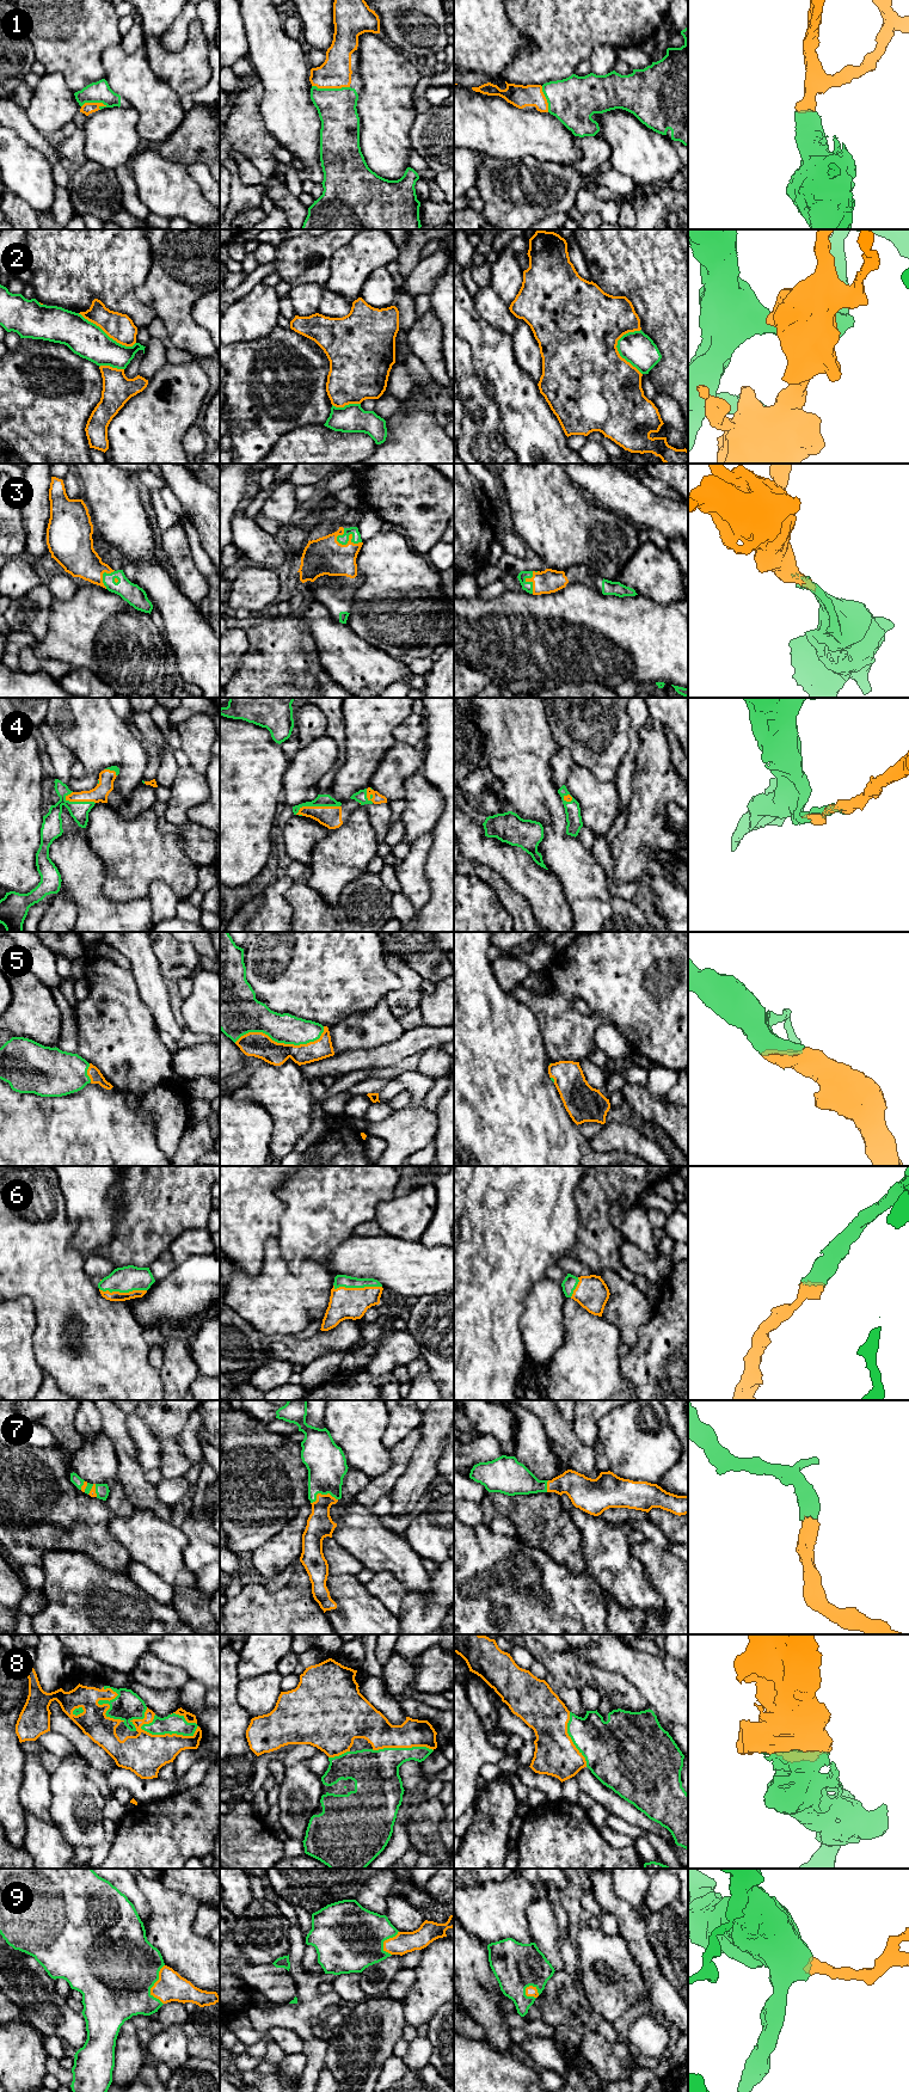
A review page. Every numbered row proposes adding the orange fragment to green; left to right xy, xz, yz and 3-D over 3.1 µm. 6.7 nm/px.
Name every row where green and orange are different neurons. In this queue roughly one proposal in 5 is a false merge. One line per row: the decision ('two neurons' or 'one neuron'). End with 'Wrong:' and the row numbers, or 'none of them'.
1: one neuron
2: two neurons
3: one neuron
4: one neuron
5: one neuron
6: one neuron
7: one neuron
8: one neuron
9: one neuron
Wrong: 2

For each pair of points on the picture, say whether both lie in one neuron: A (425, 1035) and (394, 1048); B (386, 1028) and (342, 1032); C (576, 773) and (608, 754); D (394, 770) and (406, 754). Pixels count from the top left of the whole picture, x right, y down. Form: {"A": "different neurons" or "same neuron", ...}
{"A": "same neuron", "B": "same neuron", "C": "different neurons", "D": "same neuron"}

